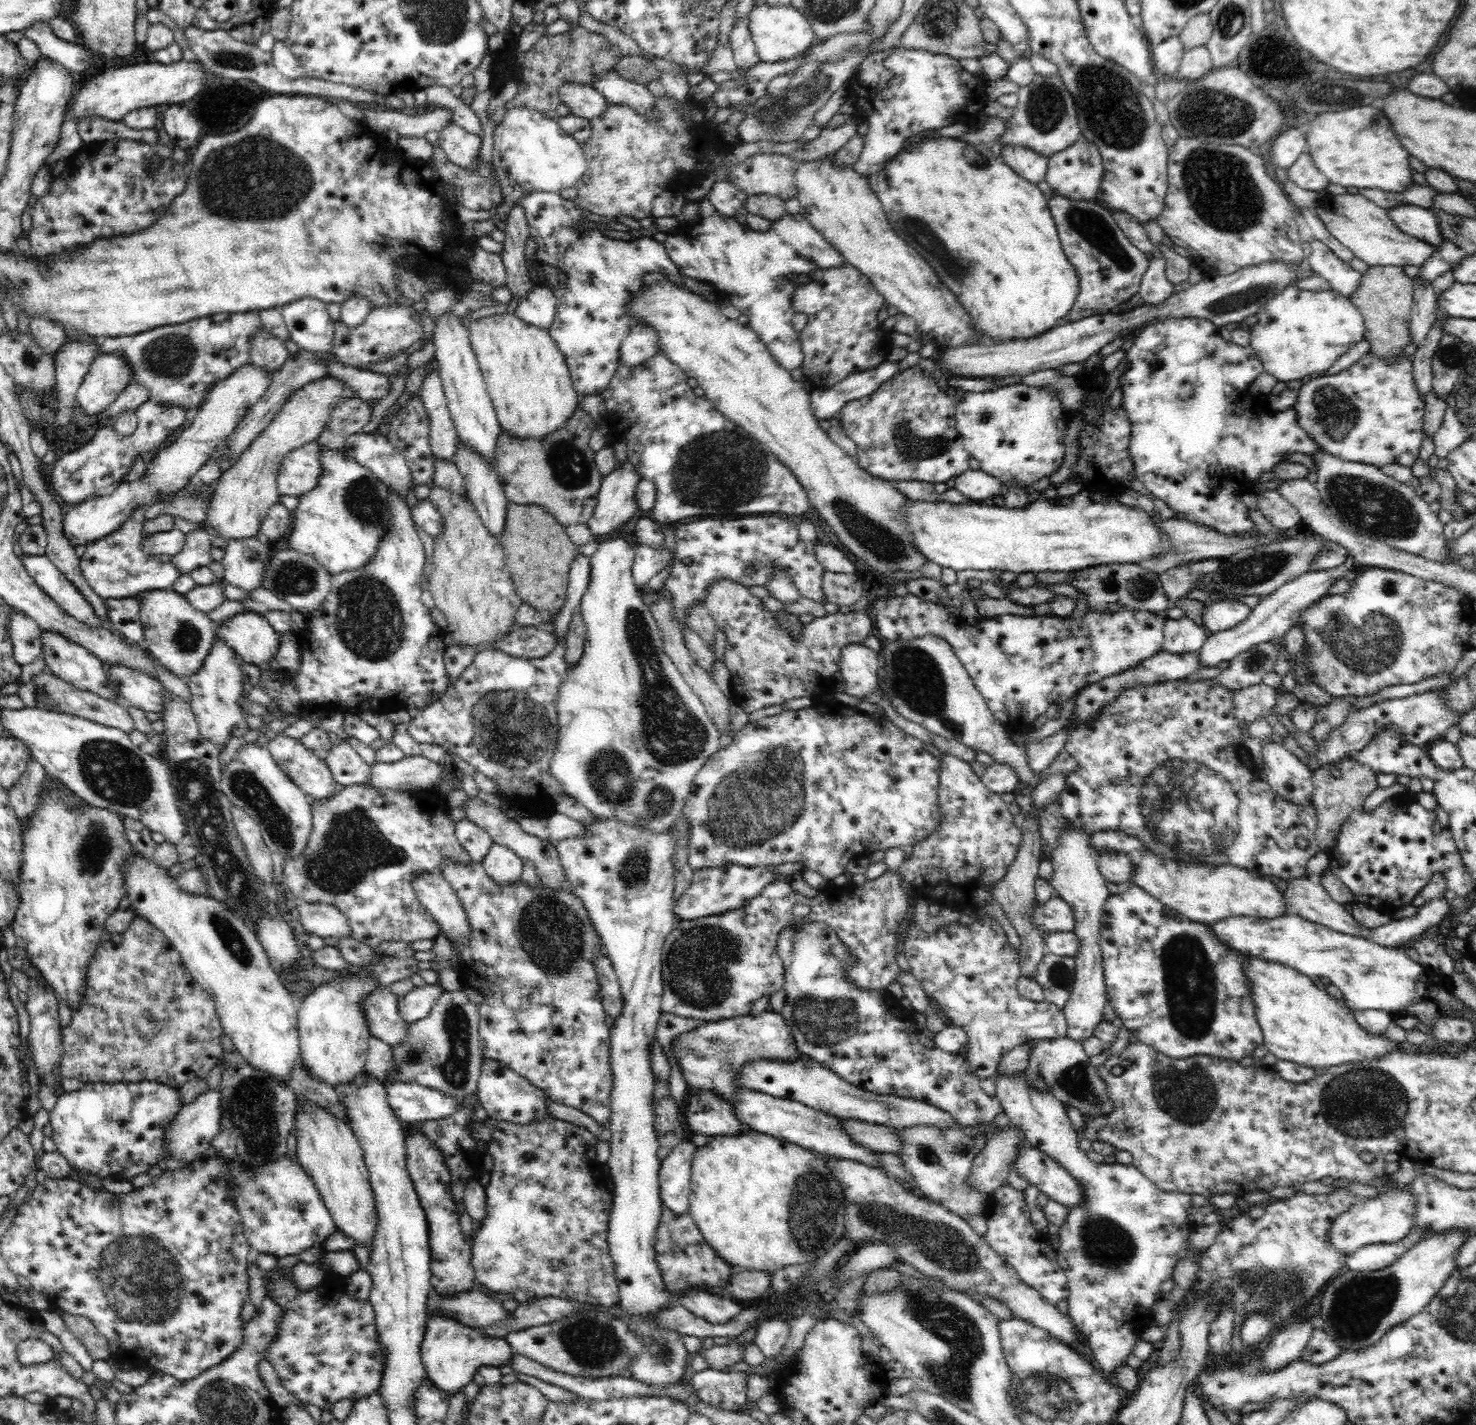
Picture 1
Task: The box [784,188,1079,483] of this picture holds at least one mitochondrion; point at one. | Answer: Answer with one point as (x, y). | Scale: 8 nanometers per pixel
(911, 227)

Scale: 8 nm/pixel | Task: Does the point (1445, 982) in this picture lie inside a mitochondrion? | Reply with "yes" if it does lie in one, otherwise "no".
no

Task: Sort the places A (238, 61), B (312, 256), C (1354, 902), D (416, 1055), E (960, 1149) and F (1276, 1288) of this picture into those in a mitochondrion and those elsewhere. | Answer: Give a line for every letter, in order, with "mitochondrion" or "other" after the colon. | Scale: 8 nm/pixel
A: mitochondrion
B: other
C: other
D: mitochondrion
E: mitochondrion
F: mitochondrion

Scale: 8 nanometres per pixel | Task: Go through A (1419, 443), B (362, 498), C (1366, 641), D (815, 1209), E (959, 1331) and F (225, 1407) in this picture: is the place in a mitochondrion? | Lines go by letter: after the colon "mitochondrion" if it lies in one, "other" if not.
A: other
B: mitochondrion
C: mitochondrion
D: mitochondrion
E: mitochondrion
F: mitochondrion

